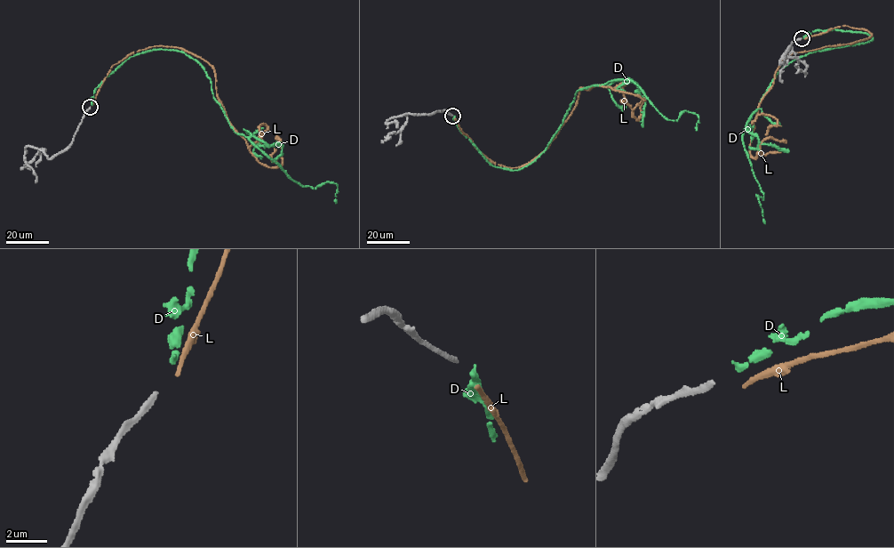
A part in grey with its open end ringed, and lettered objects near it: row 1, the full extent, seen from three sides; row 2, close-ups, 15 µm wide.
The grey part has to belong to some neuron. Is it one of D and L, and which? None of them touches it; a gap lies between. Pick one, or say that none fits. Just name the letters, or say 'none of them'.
D

